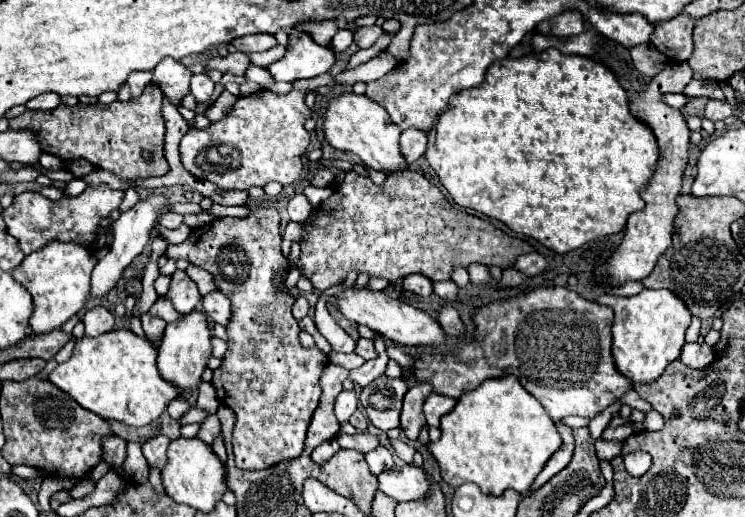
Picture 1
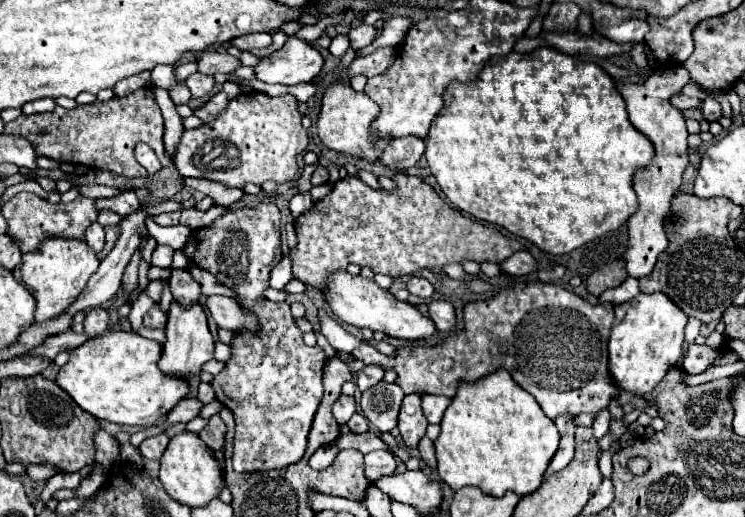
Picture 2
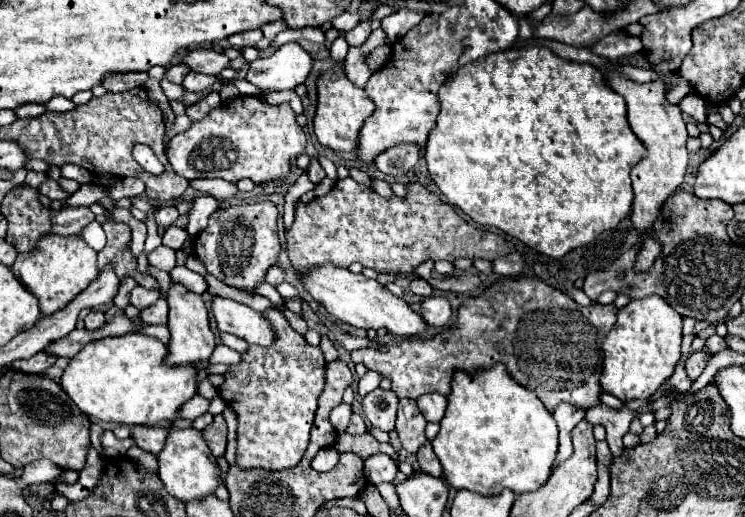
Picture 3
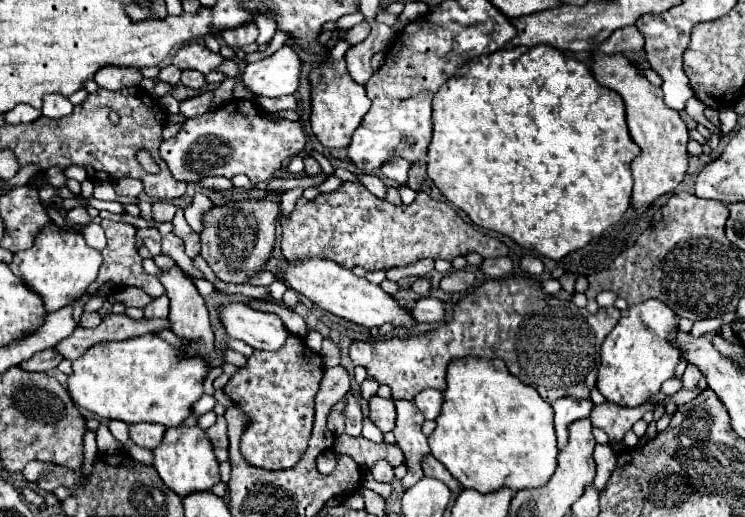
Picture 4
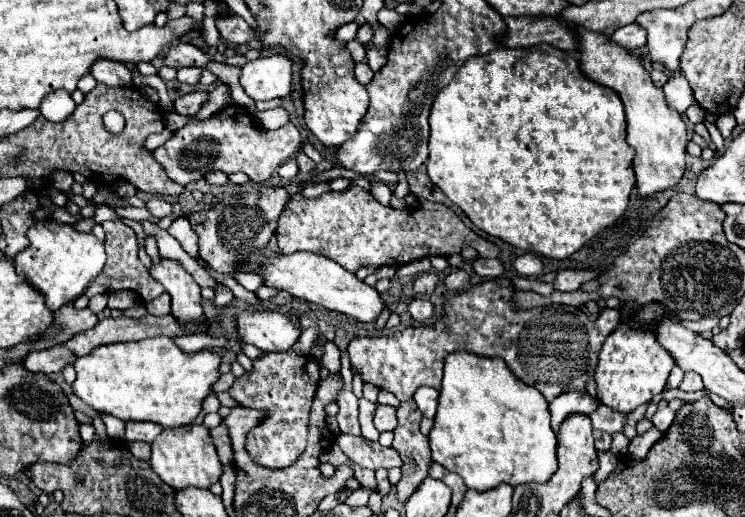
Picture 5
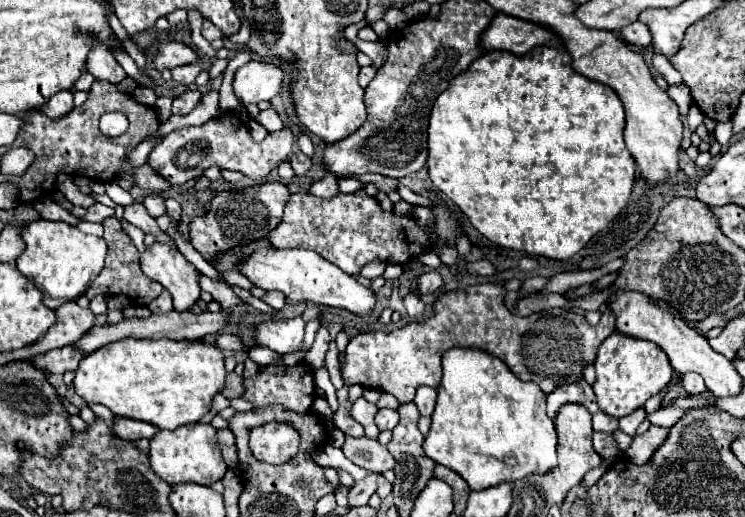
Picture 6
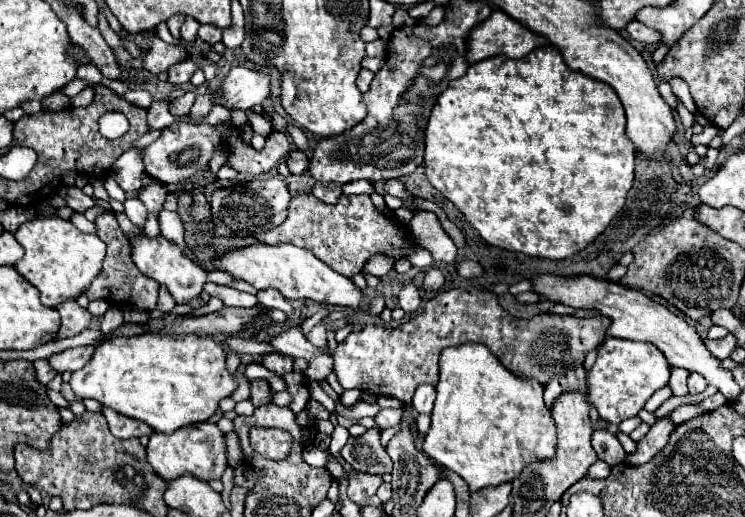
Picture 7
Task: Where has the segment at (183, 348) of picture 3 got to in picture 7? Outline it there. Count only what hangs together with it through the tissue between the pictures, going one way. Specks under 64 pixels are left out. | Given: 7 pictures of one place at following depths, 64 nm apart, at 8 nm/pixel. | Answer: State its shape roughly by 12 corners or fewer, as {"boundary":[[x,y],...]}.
{"boundary":[[140,232],[130,240],[138,270],[164,284],[178,304],[206,282],[230,274],[204,272],[178,244]]}

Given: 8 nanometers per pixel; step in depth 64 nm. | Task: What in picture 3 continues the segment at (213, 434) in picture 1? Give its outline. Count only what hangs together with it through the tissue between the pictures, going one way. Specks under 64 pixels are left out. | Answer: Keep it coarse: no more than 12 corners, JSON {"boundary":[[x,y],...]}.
{"boundary":[[222,416],[204,428],[214,456],[226,452],[226,422]]}

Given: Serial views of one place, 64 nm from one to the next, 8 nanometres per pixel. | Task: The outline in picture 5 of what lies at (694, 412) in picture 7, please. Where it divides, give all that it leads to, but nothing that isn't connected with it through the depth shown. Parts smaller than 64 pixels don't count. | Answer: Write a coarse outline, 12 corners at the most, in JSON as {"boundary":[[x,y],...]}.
{"boundary":[[666,406],[658,408],[650,420],[658,430],[666,432],[676,412]]}

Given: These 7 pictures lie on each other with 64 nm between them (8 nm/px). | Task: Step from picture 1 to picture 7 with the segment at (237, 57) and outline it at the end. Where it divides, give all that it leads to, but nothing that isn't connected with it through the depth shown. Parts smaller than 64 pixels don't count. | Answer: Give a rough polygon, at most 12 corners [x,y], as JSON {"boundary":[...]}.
{"boundary":[[154,38],[142,58],[152,74],[166,72],[174,60],[188,58],[184,48]]}

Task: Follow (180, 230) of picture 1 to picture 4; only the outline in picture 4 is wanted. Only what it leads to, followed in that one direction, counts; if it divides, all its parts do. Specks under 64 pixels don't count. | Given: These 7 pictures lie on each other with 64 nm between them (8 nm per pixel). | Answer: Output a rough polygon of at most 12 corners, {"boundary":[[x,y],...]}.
{"boundary":[[176,234],[162,238],[162,254],[190,276],[204,278]]}

